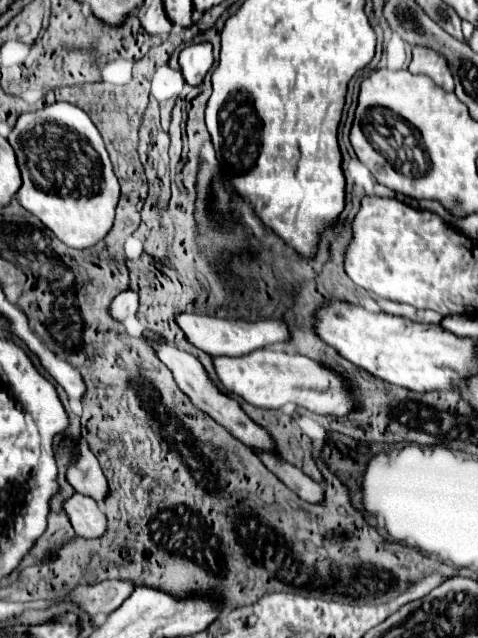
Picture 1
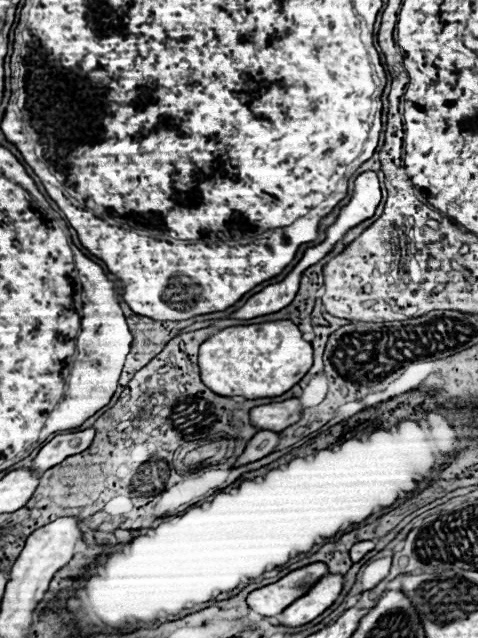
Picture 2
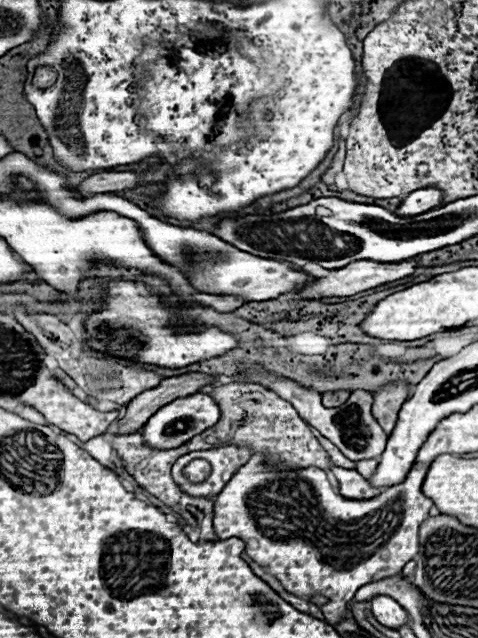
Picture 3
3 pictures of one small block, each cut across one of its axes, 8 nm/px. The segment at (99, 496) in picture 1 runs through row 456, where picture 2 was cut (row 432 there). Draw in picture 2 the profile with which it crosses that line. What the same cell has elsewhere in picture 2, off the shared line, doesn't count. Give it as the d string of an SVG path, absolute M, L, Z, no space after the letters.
M86 428L86 430L80 430L80 432L60 434L60 436L52 438L48 444L42 446L40 454L32 462L34 470L36 472L46 472L48 468L64 462L68 456L84 452L92 444L94 434L96 434L94 428Z

